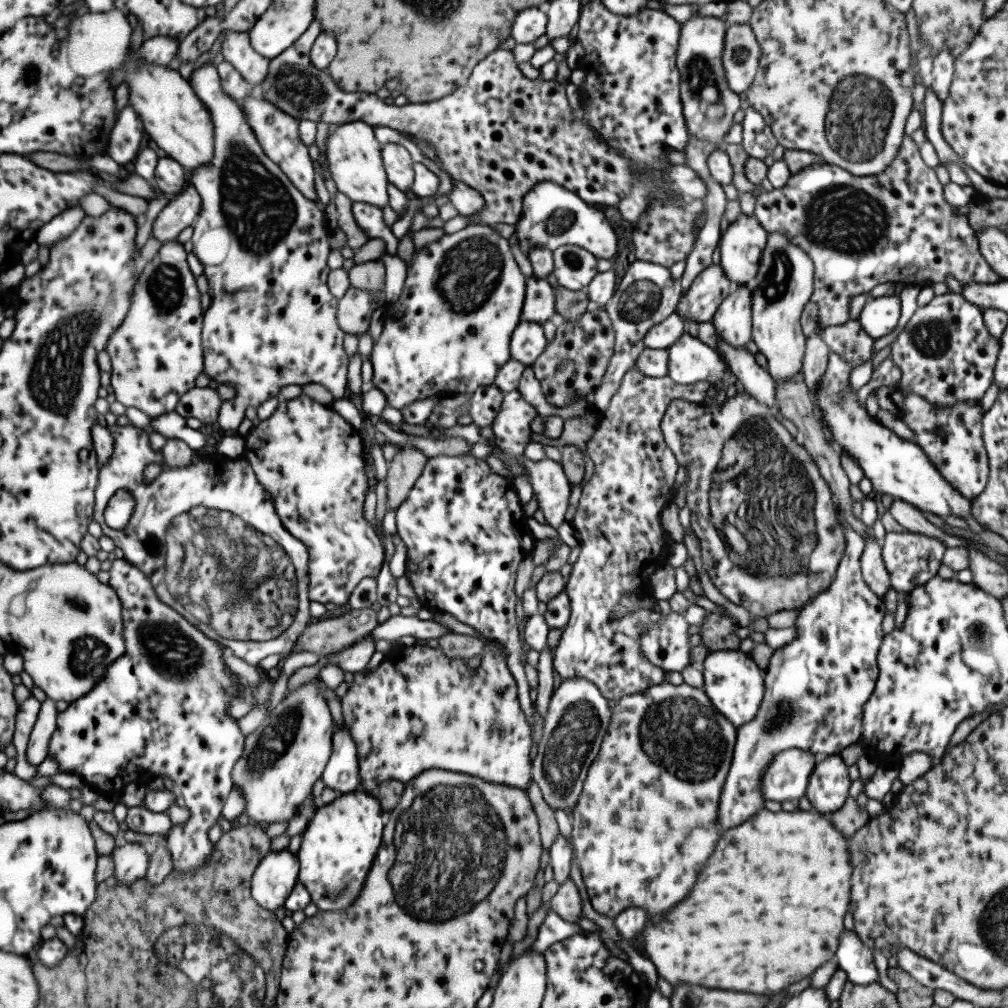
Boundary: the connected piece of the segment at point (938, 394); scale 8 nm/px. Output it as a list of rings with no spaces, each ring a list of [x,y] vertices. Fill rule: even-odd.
[[[948,292],[935,296],[915,314],[898,337],[891,342],[891,357],[901,370],[897,387],[900,392],[923,396],[936,409],[950,408],[956,401],[980,401],[994,382],[993,372],[1001,347],[998,338],[992,336],[983,321],[982,309],[965,300],[959,293]]]

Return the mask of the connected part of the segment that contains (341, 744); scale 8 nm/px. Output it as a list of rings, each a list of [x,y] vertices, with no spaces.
[[[343,723],[343,727],[338,728],[333,734],[331,755],[321,774],[325,788],[338,791],[340,794],[360,790],[357,746],[349,730]]]

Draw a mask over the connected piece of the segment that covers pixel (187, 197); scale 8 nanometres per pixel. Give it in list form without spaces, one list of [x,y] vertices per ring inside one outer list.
[[[188,184],[180,194],[171,197],[153,222],[152,238],[166,244],[177,239],[188,228],[201,210],[201,198],[196,188]]]

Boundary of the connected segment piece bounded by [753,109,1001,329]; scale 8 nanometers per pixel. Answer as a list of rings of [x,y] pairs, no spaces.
[[[912,109],[908,115],[903,141],[901,142],[901,148],[898,151],[896,157],[886,170],[882,171],[882,174],[874,176],[854,176],[850,172],[843,170],[835,165],[830,165],[826,162],[816,162],[803,170],[797,172],[791,176],[788,183],[780,189],[773,189],[772,192],[763,190],[756,200],[756,208],[754,210],[754,216],[760,221],[762,228],[772,234],[772,232],[780,232],[788,238],[790,244],[794,244],[796,248],[802,249],[814,263],[814,290],[810,298],[810,302],[814,302],[818,306],[818,322],[820,329],[825,329],[829,326],[838,326],[842,323],[850,320],[850,303],[854,296],[859,294],[867,294],[877,284],[884,283],[901,283],[902,286],[918,286],[923,289],[924,287],[930,287],[936,283],[945,282],[948,276],[956,278],[962,286],[965,286],[967,282],[984,282],[986,284],[994,284],[1001,280],[1000,275],[986,262],[986,259],[981,255],[979,251],[980,245],[978,245],[978,238],[975,236],[974,230],[970,228],[971,224],[964,214],[958,214],[961,208],[950,206],[946,202],[944,197],[944,186],[940,184],[936,172],[931,167],[928,167],[922,160],[919,153],[919,147],[916,145],[911,137],[911,134],[923,126],[923,116],[918,109]]]

